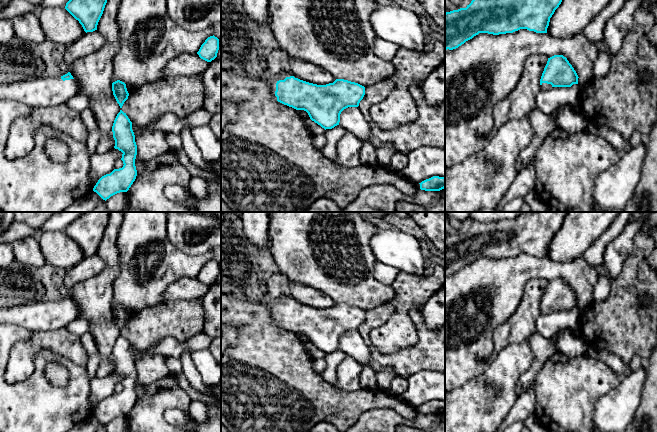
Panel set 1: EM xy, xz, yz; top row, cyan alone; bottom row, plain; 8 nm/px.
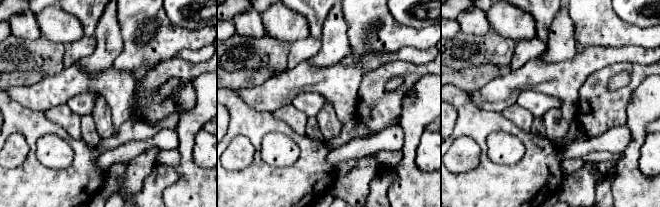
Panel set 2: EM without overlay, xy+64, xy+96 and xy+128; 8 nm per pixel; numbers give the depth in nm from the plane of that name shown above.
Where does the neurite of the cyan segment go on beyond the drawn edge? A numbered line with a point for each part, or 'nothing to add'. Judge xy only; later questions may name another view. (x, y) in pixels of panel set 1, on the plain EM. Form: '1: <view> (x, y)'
1: xy (39, 316)

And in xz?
1: xz (271, 306)

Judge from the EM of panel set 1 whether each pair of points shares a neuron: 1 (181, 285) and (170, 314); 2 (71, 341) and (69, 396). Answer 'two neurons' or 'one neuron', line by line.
1: two neurons
2: two neurons

